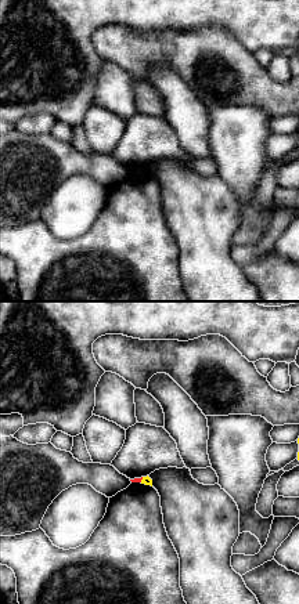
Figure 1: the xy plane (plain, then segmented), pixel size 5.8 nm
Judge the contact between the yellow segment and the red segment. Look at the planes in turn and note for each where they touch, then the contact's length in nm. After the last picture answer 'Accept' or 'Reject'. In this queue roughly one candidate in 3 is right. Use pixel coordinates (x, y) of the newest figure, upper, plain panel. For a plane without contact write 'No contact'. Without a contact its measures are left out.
Touches yellow at (141, 170). Shared border 40 nm

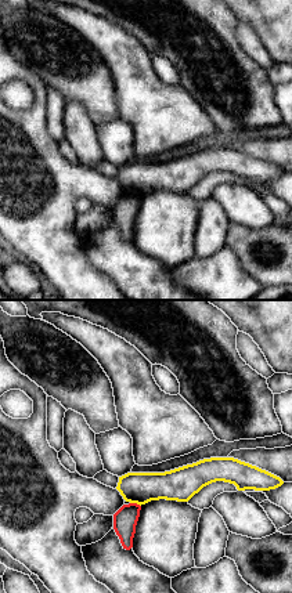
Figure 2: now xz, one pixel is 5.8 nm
Touches yellow at (136, 192). Shared border 70 nm

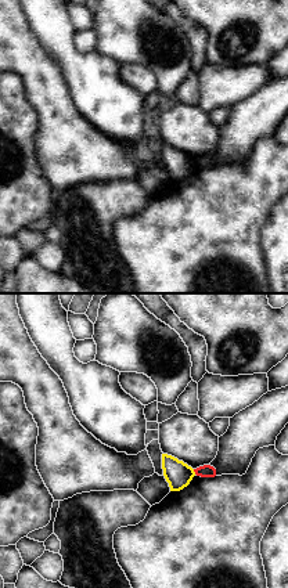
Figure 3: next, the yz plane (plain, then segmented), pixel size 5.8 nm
Touches yellow at (194, 162). Shared border 40 nm

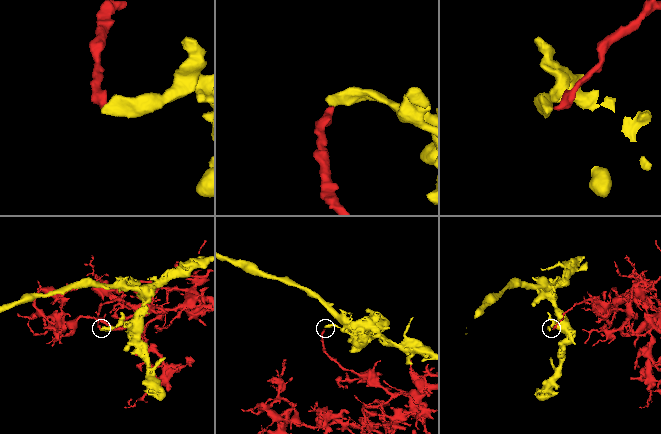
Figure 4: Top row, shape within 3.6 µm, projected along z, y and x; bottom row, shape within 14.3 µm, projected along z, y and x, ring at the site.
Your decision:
Reject

